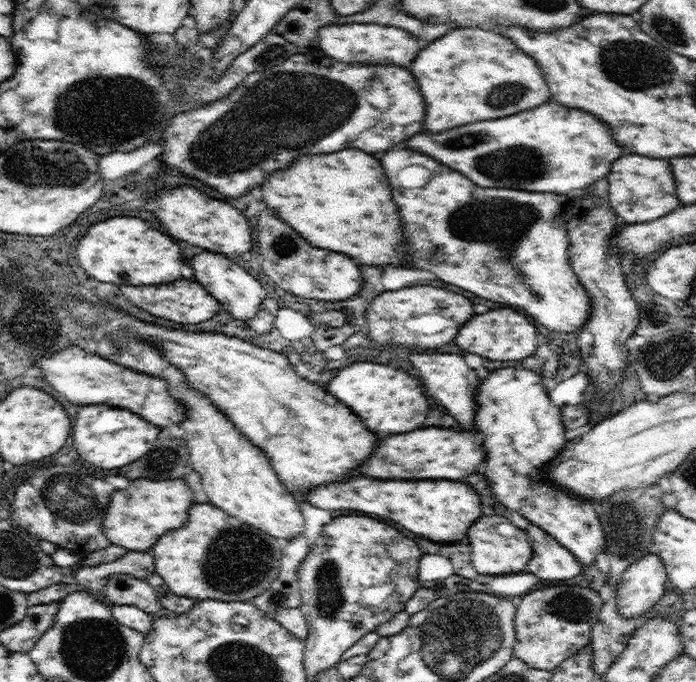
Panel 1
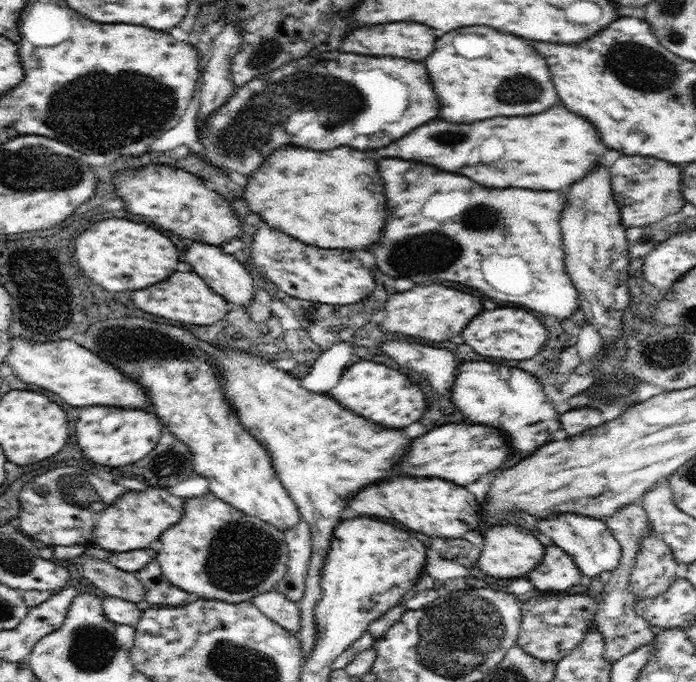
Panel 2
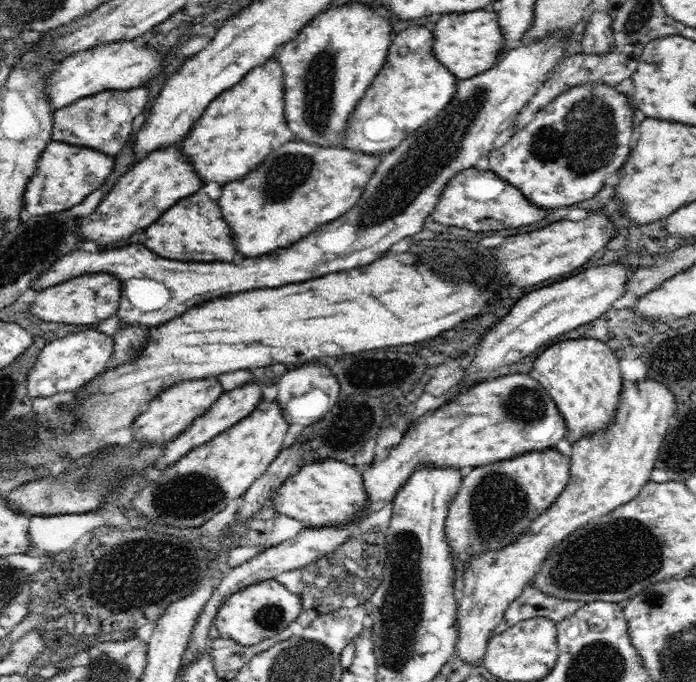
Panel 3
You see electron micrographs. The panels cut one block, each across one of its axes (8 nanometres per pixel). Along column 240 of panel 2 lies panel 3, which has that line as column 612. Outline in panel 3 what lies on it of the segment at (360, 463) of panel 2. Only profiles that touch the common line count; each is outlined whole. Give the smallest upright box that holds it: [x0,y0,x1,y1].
[532,333,622,443]

